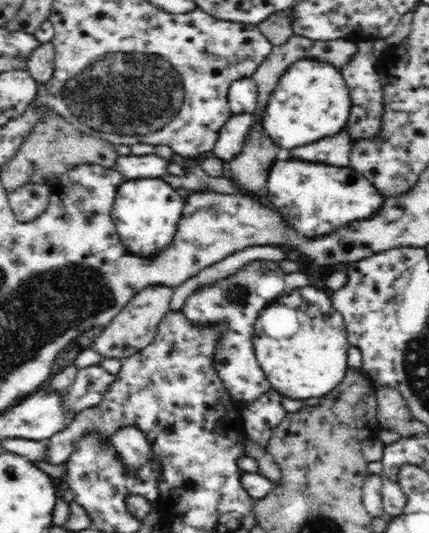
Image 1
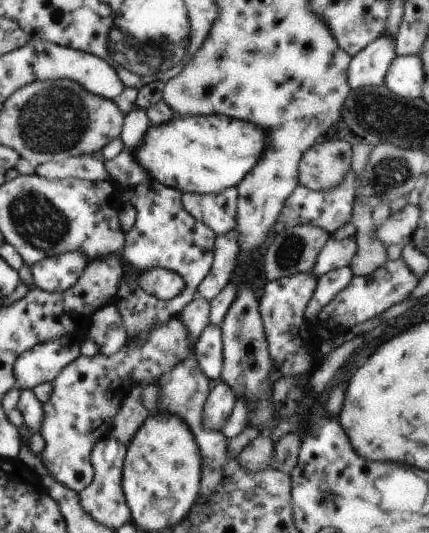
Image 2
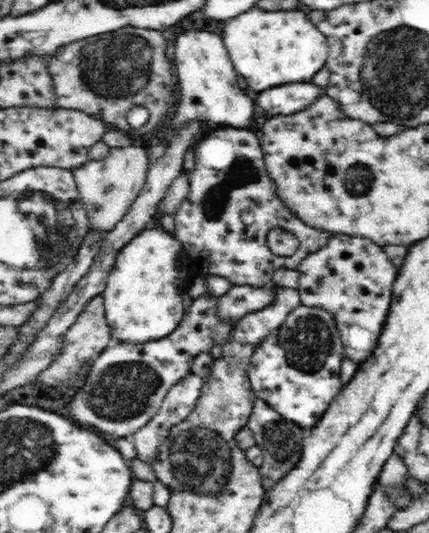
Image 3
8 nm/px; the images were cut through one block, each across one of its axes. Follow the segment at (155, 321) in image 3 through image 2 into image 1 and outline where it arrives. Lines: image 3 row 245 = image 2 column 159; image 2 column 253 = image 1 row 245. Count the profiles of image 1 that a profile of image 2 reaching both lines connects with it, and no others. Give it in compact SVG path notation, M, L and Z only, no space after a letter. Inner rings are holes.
M162 177L122 182L117 188L117 196L111 210L113 226L122 244L134 255L156 256L173 240L184 204L185 192L174 188Z

